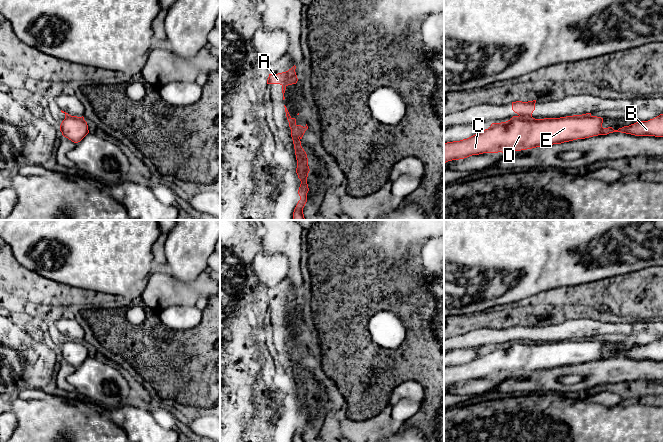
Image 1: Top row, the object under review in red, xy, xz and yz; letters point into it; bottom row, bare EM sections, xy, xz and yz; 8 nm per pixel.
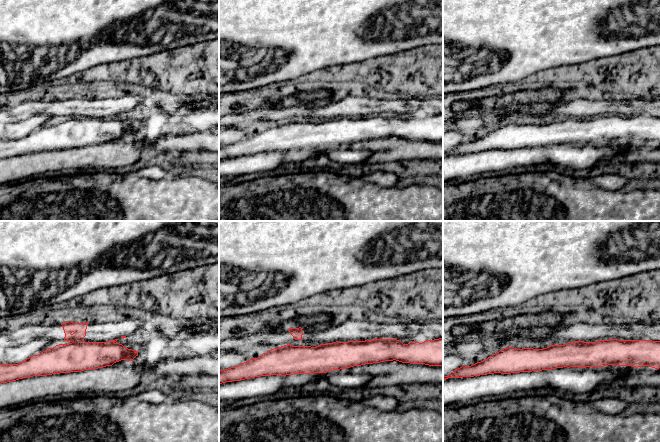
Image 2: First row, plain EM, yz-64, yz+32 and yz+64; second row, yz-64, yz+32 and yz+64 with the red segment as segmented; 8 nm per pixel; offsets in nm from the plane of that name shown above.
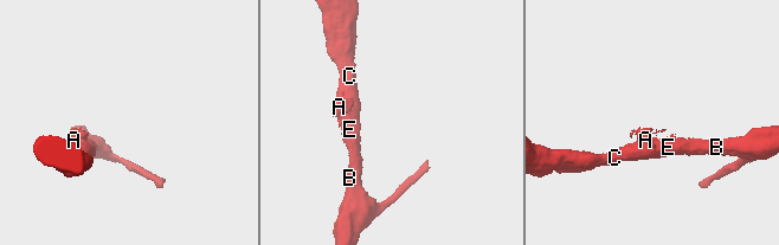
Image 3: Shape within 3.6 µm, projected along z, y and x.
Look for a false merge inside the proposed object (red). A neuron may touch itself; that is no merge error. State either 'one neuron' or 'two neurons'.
two neurons

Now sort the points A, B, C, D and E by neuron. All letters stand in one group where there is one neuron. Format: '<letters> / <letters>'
A / B C D E

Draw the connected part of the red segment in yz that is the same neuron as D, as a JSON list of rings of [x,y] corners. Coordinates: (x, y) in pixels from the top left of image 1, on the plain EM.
[[[663,338],[648,345],[640,345],[629,350],[624,350],[618,354],[614,354],[612,351],[603,352],[602,347],[603,342],[591,339],[535,344],[525,344],[524,342],[521,342],[501,347],[492,347],[488,353],[477,355],[475,359],[467,363],[444,367],[444,387],[452,384],[464,383],[472,379],[521,375],[598,359],[607,359],[613,356],[621,356],[635,360],[663,361]]]

